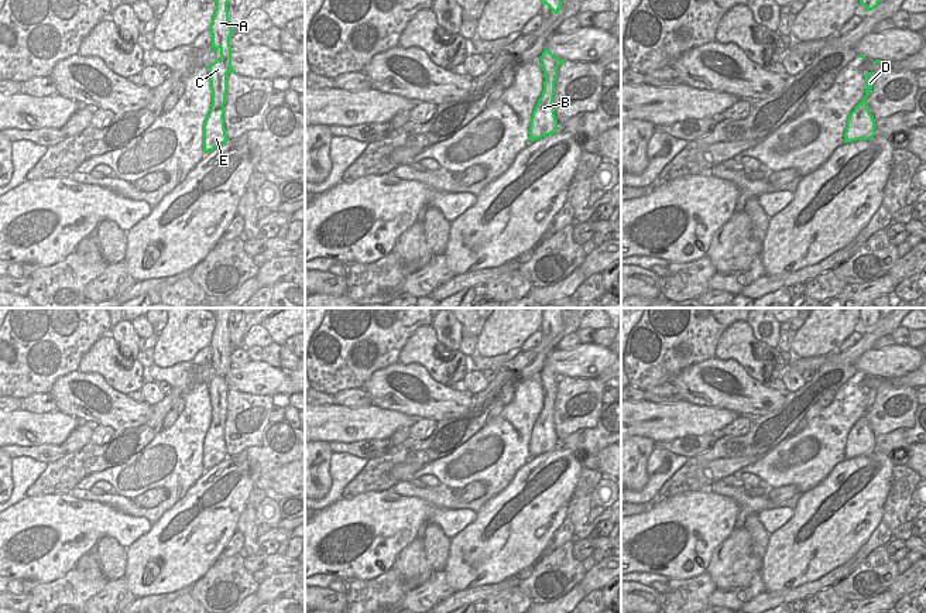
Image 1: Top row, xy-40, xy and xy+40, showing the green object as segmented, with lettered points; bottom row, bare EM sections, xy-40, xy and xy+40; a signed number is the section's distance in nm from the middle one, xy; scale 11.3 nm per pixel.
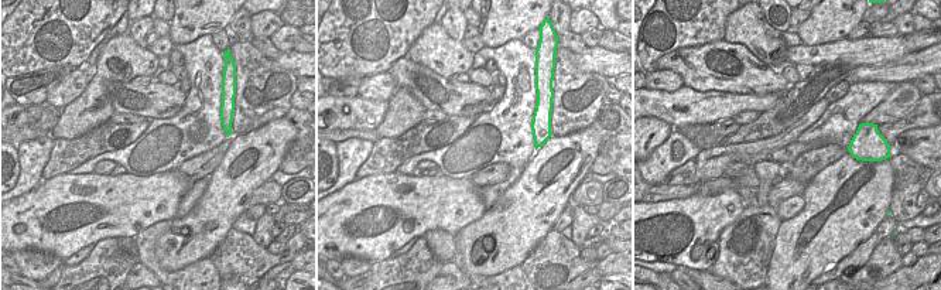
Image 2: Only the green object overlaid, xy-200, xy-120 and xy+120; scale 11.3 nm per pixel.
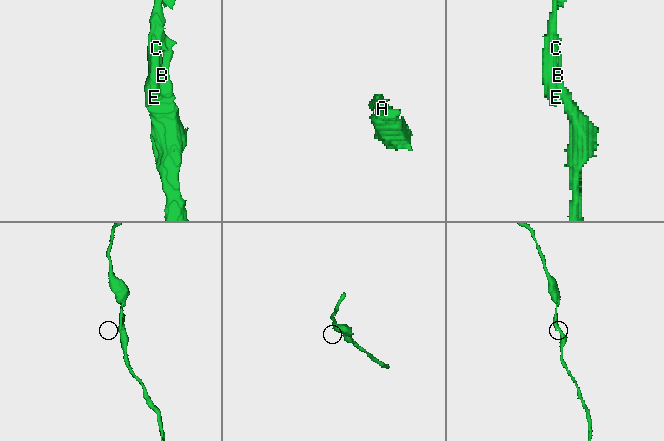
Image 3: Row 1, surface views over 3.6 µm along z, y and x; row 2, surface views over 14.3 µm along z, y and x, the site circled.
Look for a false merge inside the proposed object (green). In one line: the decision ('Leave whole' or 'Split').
Leave whole.

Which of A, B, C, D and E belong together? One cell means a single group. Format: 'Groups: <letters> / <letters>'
Groups: A B C D E.

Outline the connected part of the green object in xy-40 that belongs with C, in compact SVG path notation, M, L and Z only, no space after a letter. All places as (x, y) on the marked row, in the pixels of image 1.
M215 0L216 10L210 24L213 52L220 52L220 58L209 66L209 81L212 89L212 105L203 124L203 151L209 153L227 143L224 129L224 105L227 95L227 73L237 73L232 66L230 38L233 28L229 20L229 0Z

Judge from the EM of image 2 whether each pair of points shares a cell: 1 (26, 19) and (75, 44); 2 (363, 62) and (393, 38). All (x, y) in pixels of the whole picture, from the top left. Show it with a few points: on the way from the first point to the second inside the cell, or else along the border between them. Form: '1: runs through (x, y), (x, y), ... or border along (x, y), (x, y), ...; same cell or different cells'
1: runs through (38, 20), (54, 20), (64, 31); same cell
2: runs through (370, 54), (379, 45), (389, 47); same cell

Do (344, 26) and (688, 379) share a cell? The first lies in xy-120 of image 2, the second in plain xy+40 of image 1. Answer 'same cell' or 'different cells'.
different cells

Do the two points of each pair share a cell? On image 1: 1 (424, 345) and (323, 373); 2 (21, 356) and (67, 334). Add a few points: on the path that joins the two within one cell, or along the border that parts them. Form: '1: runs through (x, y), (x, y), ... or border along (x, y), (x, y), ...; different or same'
1: border along (419, 325), (401, 349), (397, 360); different
2: runs through (33, 348), (47, 334), (55, 334); same

